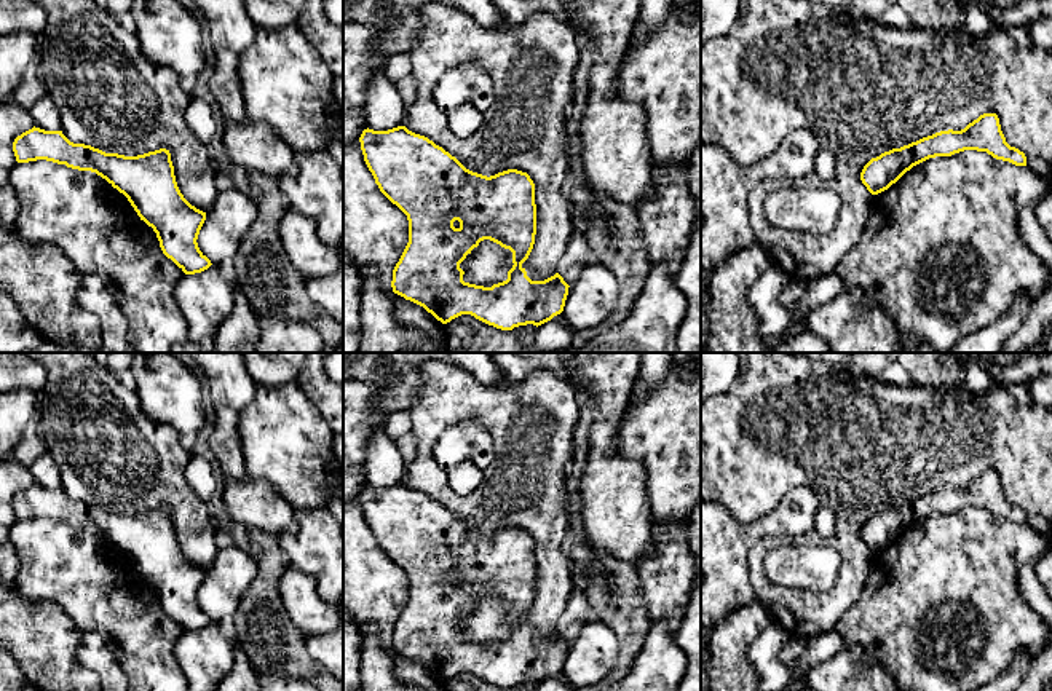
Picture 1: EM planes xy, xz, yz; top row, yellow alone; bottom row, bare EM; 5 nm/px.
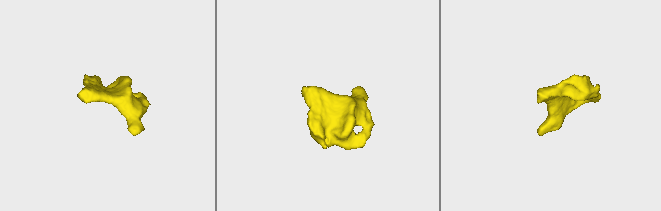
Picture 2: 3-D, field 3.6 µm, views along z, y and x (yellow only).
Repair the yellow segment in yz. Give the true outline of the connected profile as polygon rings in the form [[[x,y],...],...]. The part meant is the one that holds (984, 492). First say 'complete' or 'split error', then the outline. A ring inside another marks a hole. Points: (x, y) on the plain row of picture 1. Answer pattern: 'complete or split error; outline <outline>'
complete; outline [[[983,471],[961,488],[940,488],[872,515],[864,523],[860,538],[872,552],[878,552],[913,523],[929,515],[951,514],[964,507],[987,509],[996,517],[1026,523],[1025,511],[1006,499],[998,472]]]

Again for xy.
complete; outline [[[34,484],[14,496],[13,509],[18,520],[46,517],[96,530],[128,555],[140,578],[156,590],[163,611],[185,632],[201,630],[212,622],[196,600],[206,570],[180,551],[169,507],[137,514],[105,511],[70,499],[62,488]]]

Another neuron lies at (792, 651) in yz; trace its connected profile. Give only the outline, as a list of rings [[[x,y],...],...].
[[[790,637],[781,650],[781,659],[784,665],[792,672],[795,664],[803,657],[805,653],[806,642],[801,638]]]

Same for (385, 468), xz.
[[[375,429],[370,436],[366,455],[367,485],[388,488],[402,482],[407,466],[397,450],[396,442],[385,432]]]

